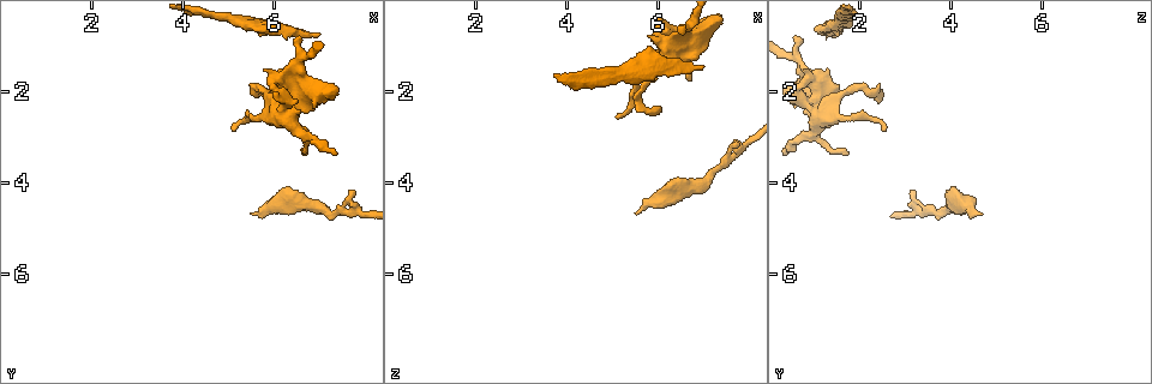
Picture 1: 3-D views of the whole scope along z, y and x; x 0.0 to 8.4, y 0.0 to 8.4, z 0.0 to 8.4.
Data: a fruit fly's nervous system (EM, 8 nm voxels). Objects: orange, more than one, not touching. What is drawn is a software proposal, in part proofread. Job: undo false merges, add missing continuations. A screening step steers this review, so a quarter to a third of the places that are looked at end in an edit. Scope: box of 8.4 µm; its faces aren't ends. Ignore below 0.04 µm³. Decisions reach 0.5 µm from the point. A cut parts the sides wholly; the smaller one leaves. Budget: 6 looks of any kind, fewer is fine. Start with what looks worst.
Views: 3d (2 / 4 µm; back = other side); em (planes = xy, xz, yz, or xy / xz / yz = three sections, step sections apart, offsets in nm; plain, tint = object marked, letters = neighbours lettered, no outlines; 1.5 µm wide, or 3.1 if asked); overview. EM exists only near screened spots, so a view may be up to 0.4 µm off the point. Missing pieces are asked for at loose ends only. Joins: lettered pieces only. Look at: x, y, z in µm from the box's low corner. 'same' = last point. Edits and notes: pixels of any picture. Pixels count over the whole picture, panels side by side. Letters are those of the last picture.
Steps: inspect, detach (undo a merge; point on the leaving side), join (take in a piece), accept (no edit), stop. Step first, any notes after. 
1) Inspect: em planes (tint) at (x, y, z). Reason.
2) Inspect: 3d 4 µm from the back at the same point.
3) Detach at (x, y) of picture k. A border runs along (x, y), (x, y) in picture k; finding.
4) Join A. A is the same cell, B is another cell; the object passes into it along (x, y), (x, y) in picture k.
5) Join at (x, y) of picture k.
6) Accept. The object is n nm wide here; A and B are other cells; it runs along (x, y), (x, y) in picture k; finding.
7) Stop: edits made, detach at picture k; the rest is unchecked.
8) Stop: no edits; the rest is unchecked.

Inspect: 3d 2 µm at (7.70, 4.10, 3.10).

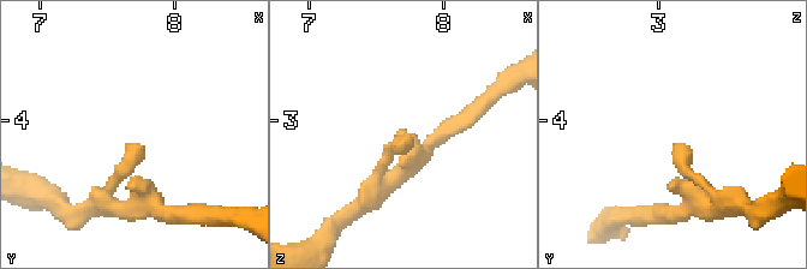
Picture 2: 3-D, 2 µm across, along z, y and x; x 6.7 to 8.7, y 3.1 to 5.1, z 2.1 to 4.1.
Inspect: em planes (tint) at (7.70, 4.16, 3.12).

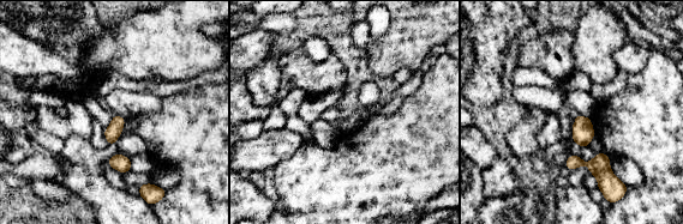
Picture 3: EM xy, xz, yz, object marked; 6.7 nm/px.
Inspect: em planes (letters) at the same point. See the neighbours.

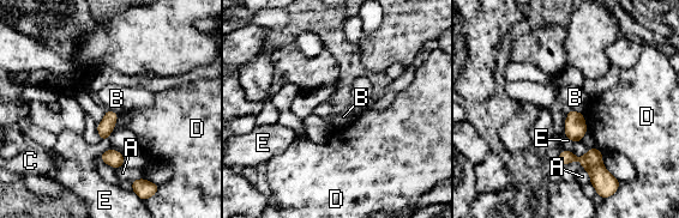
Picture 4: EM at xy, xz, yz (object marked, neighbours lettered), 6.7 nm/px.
Accept. The object is 110 nm wide here; A, B, C, D and E are other cells; a border runs along (569, 109), (582, 113) in picture 4; none of them fits.

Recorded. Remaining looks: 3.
Inspect: em xz step 8 (tint) at (6.70, 3.40, 1.75).

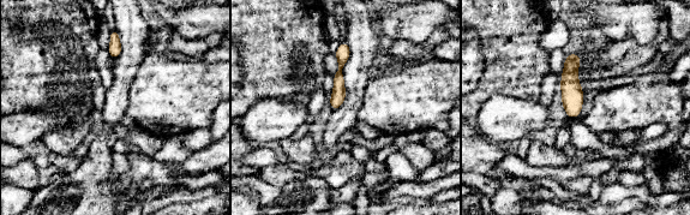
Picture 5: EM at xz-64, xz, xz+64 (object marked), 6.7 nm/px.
Inspect: em planes (letters) at the same point. Another direction.

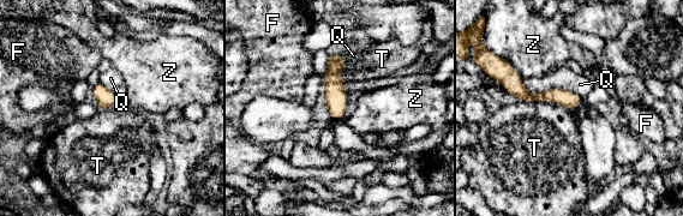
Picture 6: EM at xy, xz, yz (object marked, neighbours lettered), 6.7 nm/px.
Accept. The object is 110 nm wide here; F, Q, T and Z are other cells; it runs along (509, 86), (528, 96), (577, 101) in picture 6; none of them fits.

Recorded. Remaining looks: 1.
Stop: no edits; the rest is unchecked.

